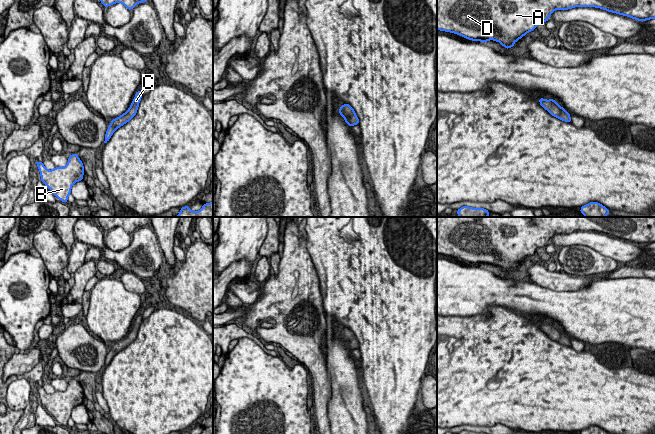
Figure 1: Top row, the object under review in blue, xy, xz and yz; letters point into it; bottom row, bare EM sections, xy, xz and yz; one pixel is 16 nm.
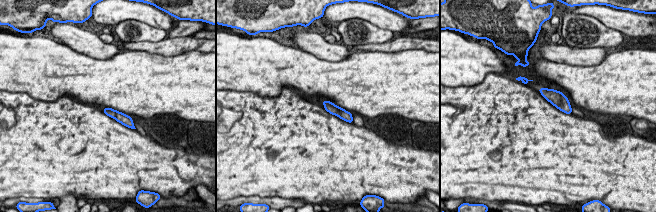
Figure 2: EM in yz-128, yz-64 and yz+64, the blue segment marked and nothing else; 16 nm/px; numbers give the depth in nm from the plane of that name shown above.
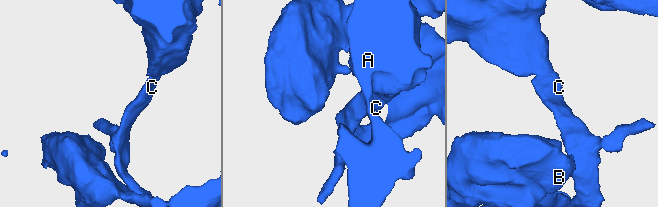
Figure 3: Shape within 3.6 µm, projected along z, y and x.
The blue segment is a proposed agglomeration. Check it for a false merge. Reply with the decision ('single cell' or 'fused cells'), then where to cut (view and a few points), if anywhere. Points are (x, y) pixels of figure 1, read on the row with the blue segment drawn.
single cell | no cut

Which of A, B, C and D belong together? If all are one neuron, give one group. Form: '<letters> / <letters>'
A B C D

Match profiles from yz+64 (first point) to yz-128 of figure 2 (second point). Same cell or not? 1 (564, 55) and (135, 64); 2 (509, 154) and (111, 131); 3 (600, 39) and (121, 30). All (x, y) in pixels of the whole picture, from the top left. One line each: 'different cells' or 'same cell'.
1: different cells
2: same cell
3: same cell

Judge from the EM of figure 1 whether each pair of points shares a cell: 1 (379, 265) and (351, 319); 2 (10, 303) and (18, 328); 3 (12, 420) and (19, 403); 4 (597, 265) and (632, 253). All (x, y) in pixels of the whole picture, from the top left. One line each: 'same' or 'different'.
1: same
2: same
3: different
4: different

